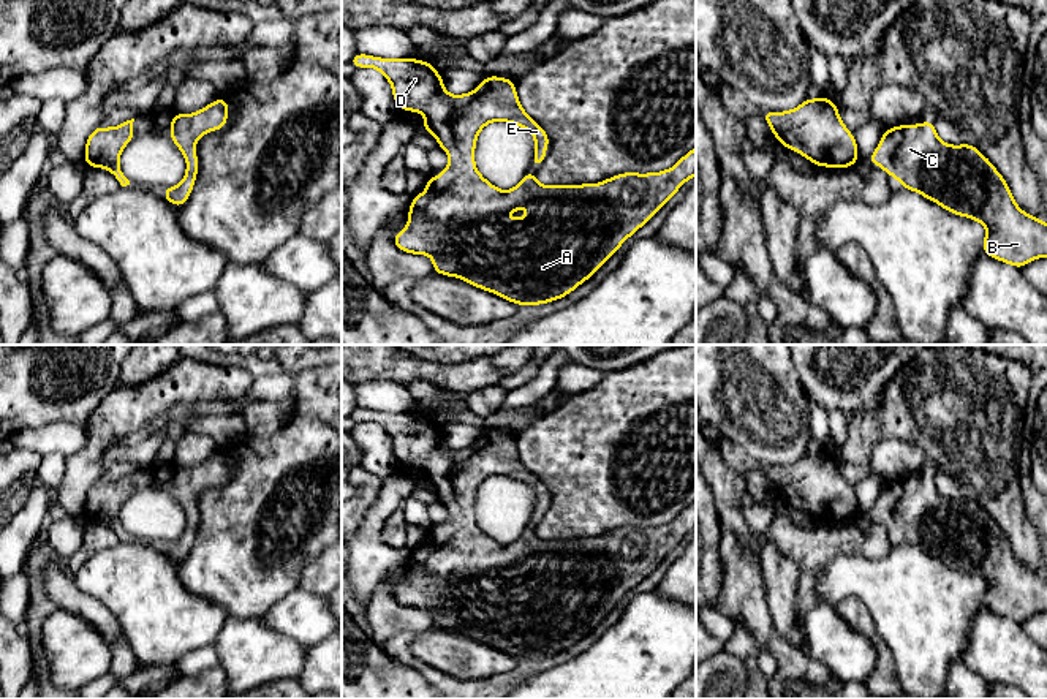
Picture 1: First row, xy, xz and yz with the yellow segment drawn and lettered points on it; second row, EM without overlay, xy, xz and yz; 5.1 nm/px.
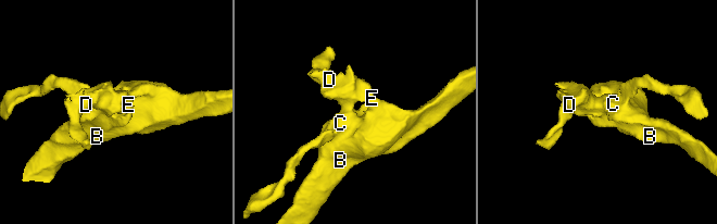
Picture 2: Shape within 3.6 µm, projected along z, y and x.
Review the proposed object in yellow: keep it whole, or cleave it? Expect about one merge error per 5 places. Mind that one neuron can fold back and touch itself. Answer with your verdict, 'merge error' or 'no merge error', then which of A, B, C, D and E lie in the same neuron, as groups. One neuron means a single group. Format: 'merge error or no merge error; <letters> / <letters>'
no merge error; A B C D E

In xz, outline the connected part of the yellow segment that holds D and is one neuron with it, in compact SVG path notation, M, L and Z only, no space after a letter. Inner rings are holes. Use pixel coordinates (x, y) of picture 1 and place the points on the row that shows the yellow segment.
M356 52L353 59L350 60L350 65L353 68L376 68L389 82L392 87L392 96L395 104L408 112L424 112L424 131L430 133L437 141L440 149L443 149L449 155L449 164L444 168L444 171L440 176L432 176L427 179L425 183L425 191L422 195L416 195L411 198L411 207L408 209L408 225L399 231L394 237L392 242L394 245L405 253L410 255L429 255L433 261L433 274L440 275L448 275L448 277L455 277L460 278L479 289L498 294L500 297L514 302L517 307L519 305L542 305L549 304L554 300L558 300L568 294L571 294L579 285L587 281L623 244L628 237L631 237L637 229L641 229L648 220L652 220L656 212L671 199L674 195L680 190L680 187L690 180L691 177L696 176L696 147L693 147L688 153L685 153L678 163L666 171L660 172L647 172L647 174L639 174L639 172L622 172L618 176L604 179L601 183L580 183L580 185L541 185L535 174L528 171L524 179L520 180L519 185L514 188L503 191L492 185L487 179L484 179L476 164L474 164L474 149L476 149L476 139L479 131L489 125L490 122L508 122L512 125L517 125L527 131L530 131L535 138L535 155L531 161L531 168L539 168L547 153L546 149L549 147L550 138L547 136L546 130L533 120L525 109L519 103L519 96L516 92L516 81L500 77L500 76L486 76L484 81L470 93L463 95L449 95L444 89L443 84L443 76L437 73L437 68L430 62L418 60L418 59L381 59L375 55L367 55ZM522 206L528 206L530 212L524 215L522 220L503 220L501 217L505 213L511 213L517 210Z

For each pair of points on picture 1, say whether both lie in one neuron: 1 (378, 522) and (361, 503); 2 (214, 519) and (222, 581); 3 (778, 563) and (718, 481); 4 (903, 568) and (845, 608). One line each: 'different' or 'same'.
1: different
2: same
3: different
4: different

